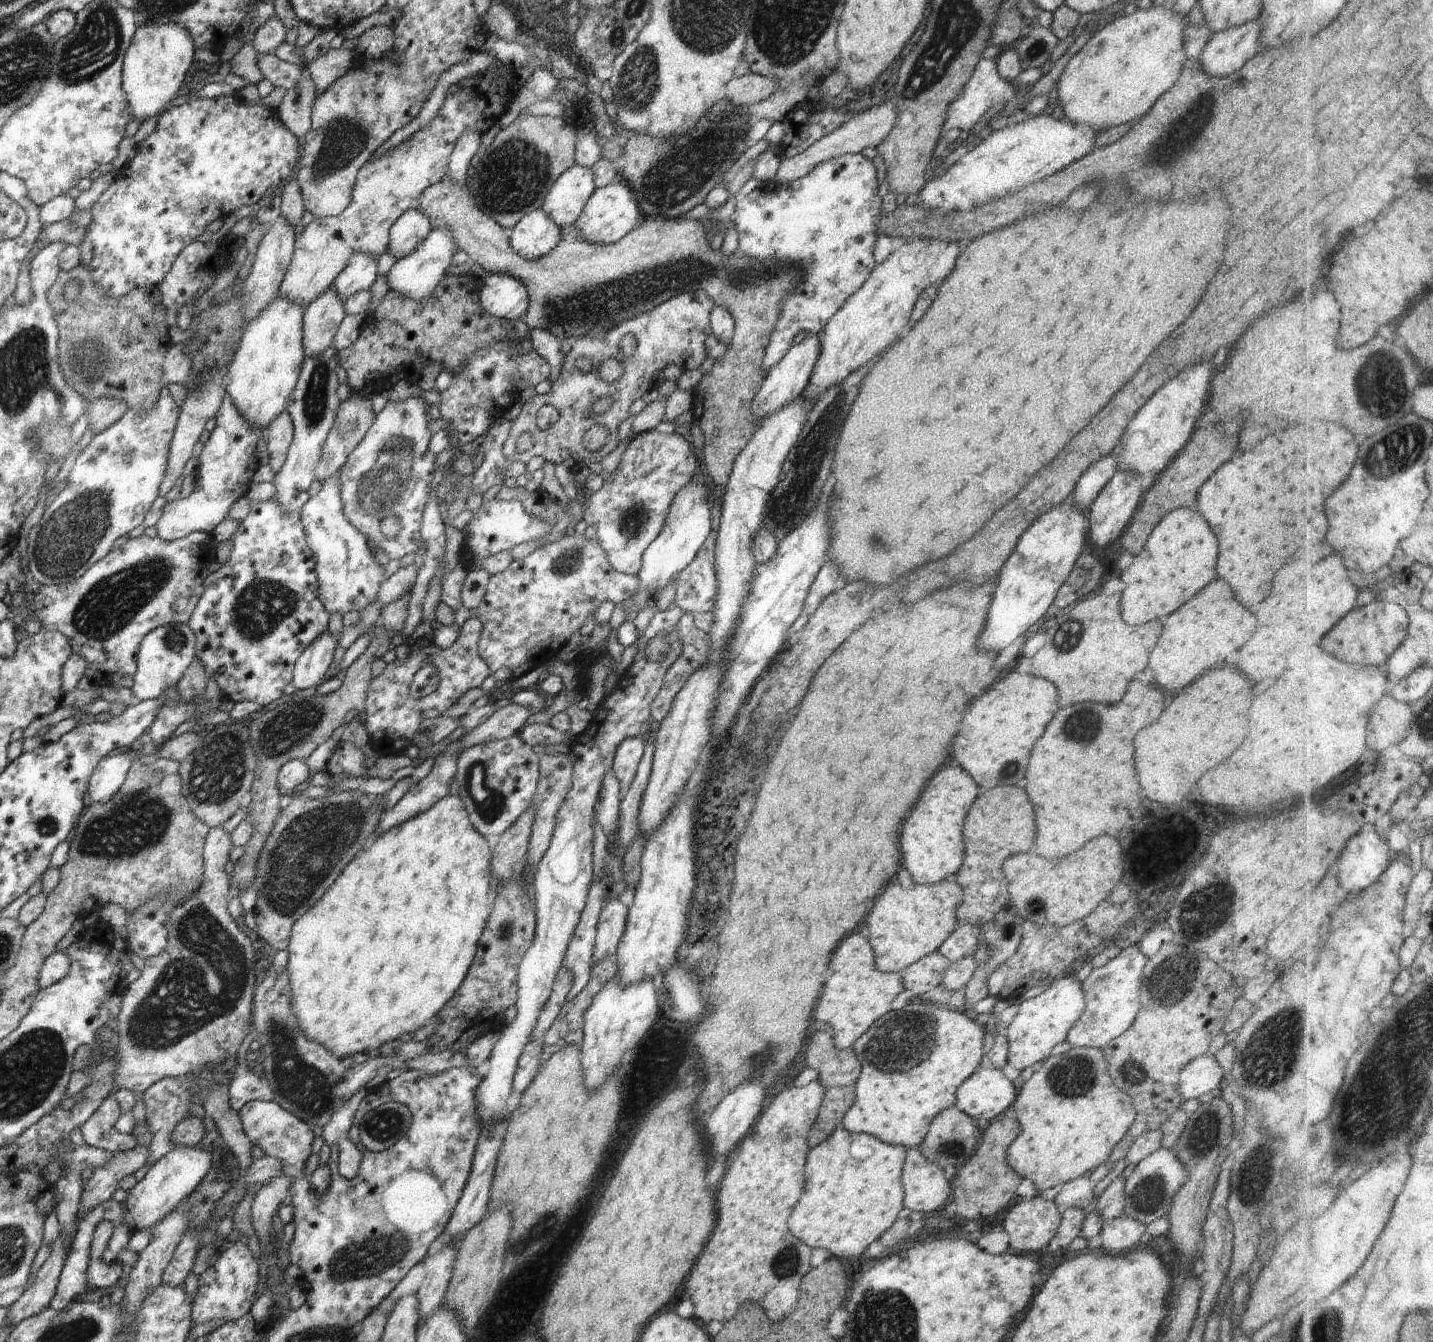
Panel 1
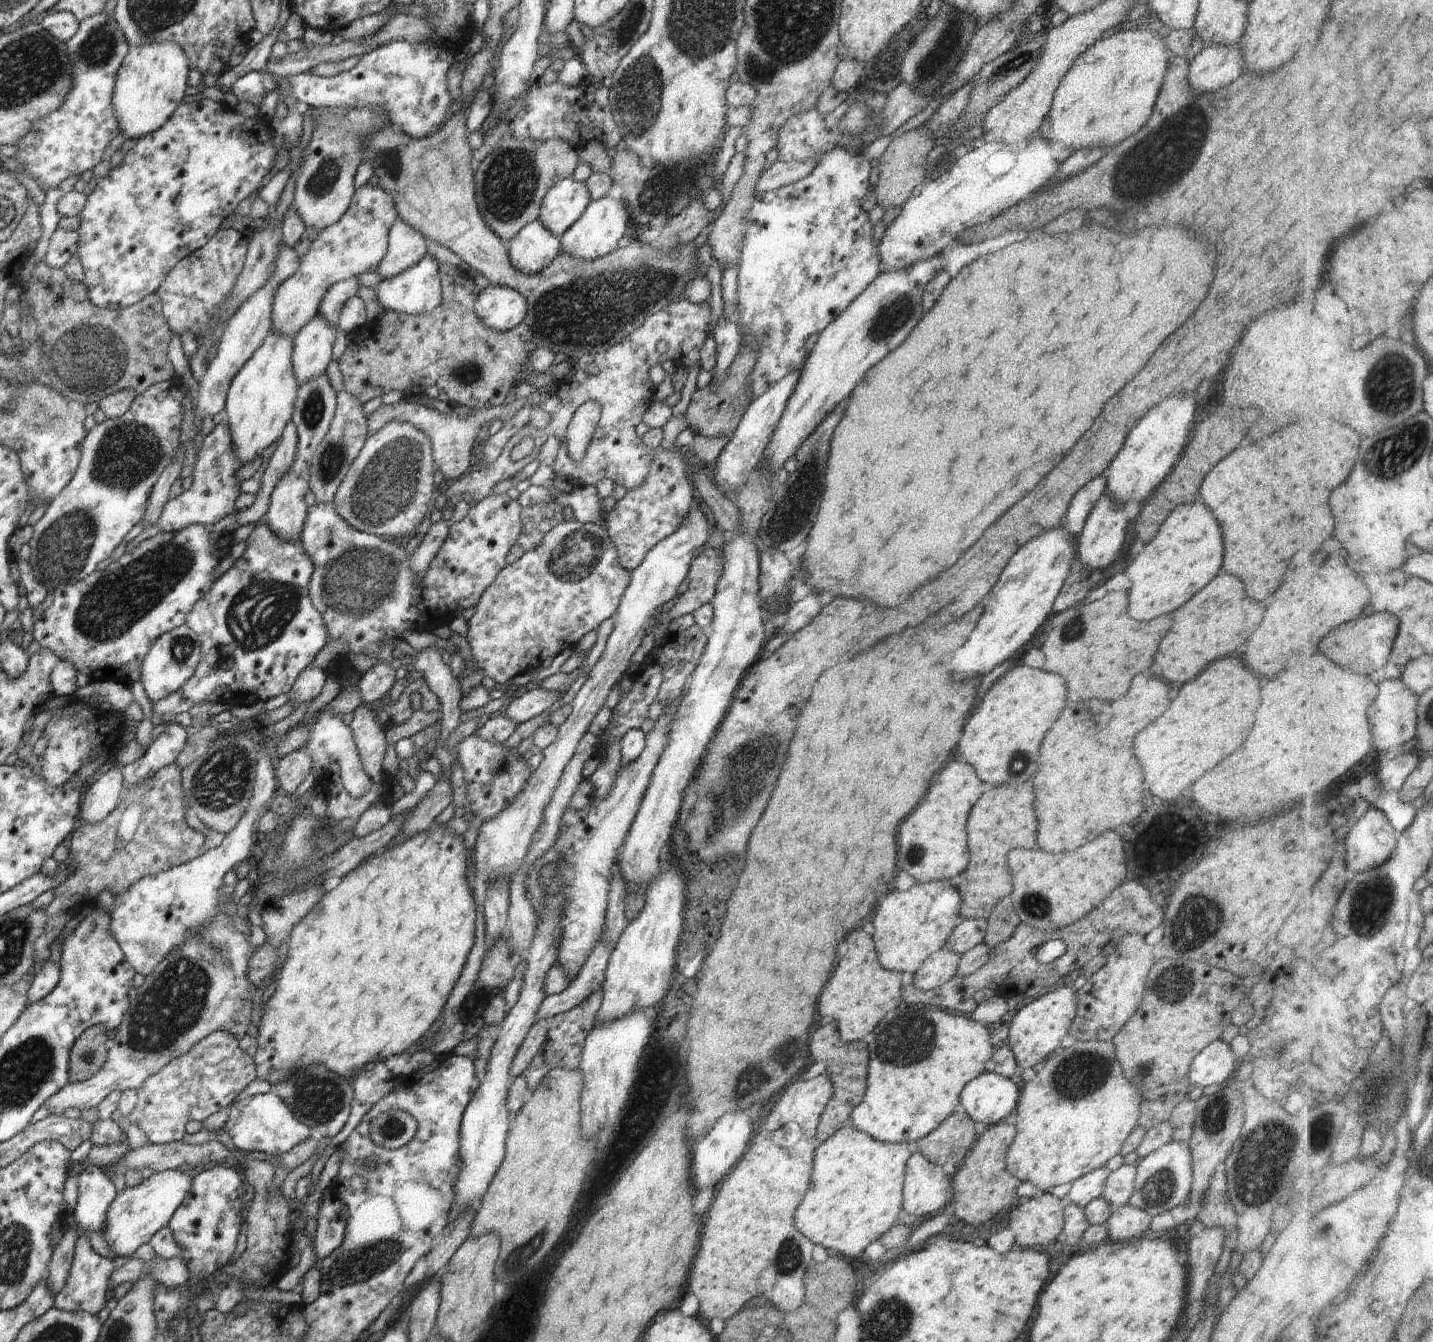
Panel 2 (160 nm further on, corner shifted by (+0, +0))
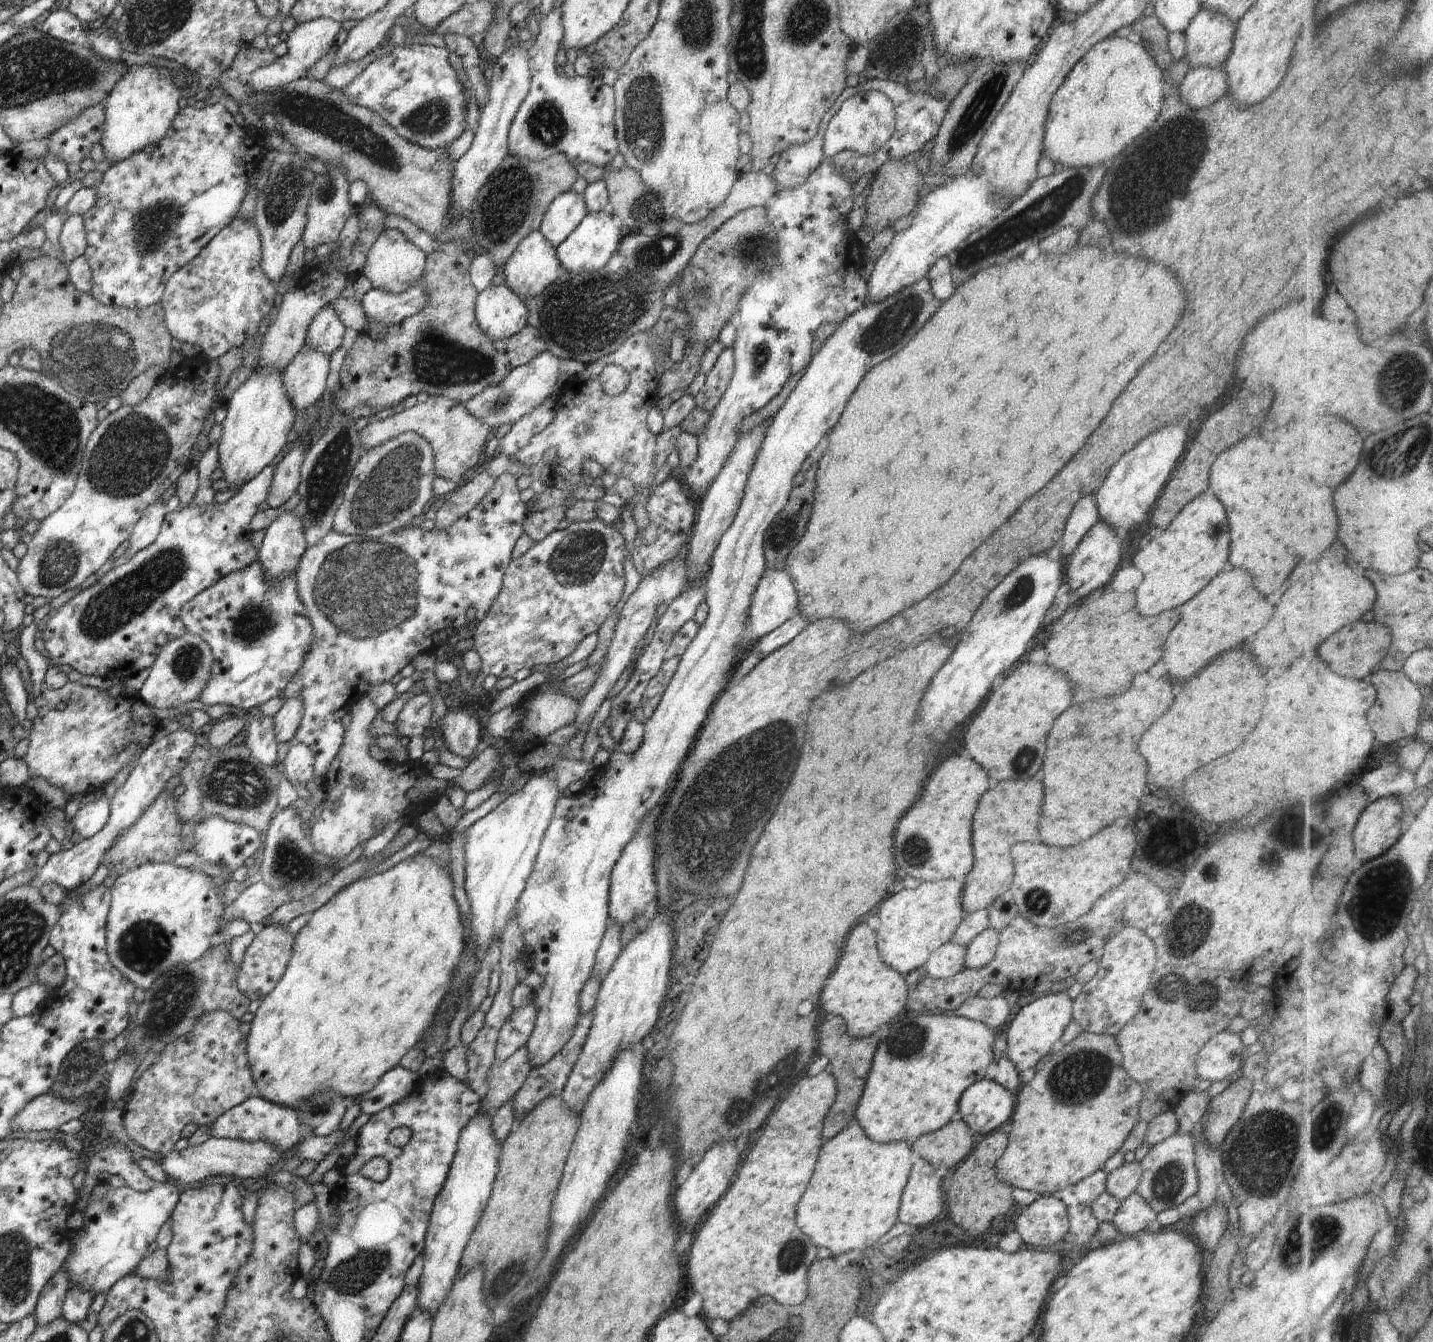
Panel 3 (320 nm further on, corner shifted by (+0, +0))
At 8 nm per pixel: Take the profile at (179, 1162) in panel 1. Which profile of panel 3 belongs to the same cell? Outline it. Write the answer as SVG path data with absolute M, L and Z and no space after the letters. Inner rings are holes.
M167 1181L158 1183L156 1187L145 1193L135 1191L128 1185L119 1188L104 1182L96 1185L87 1199L86 1210L82 1212L86 1216L86 1222L83 1222L81 1231L77 1232L76 1243L65 1260L69 1288L72 1289L75 1285L87 1287L95 1298L100 1293L107 1294L121 1278L132 1275L144 1260L148 1245L157 1239L160 1227L171 1218L171 1212L176 1206L179 1196L176 1186Z

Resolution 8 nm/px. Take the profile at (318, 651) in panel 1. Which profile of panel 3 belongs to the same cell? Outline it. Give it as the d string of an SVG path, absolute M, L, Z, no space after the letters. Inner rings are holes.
M295 698L285 700L280 710L273 716L276 740L280 746L294 741L303 714L302 699Z

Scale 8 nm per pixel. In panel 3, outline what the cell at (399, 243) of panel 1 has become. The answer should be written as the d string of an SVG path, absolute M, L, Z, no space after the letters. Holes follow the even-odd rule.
M388 229L381 232L367 252L362 275L371 282L372 288L400 294L420 280L425 269L426 259L424 251L407 239L402 231Z

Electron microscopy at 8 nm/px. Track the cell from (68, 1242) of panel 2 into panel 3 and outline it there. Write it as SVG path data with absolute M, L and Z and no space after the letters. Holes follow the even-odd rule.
M64 1264L63 1268L56 1271L54 1276L47 1282L40 1298L37 1300L33 1312L36 1326L46 1326L53 1320L62 1317L62 1305L68 1289L69 1278Z

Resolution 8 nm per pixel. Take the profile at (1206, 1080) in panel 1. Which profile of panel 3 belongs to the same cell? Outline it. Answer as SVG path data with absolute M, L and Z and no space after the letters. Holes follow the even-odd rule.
M1228 1030L1215 1034L1198 1053L1195 1064L1198 1079L1224 1080L1243 1067L1247 1049L1240 1034Z

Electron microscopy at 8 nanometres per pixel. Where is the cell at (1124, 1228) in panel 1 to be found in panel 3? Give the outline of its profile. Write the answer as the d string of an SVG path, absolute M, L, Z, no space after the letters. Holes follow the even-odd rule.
M1136 1192L1121 1201L1112 1223L1122 1236L1133 1236L1146 1232L1156 1219L1157 1212Z

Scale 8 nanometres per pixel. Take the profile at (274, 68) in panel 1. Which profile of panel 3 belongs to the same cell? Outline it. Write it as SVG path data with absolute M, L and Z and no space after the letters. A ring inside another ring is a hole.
M415 44L407 48L394 47L388 54L371 62L360 76L346 88L340 89L347 101L373 110L408 142L428 150L444 149L462 136L466 130L466 98L464 85L458 80L454 67L448 61L449 50L433 45Z

